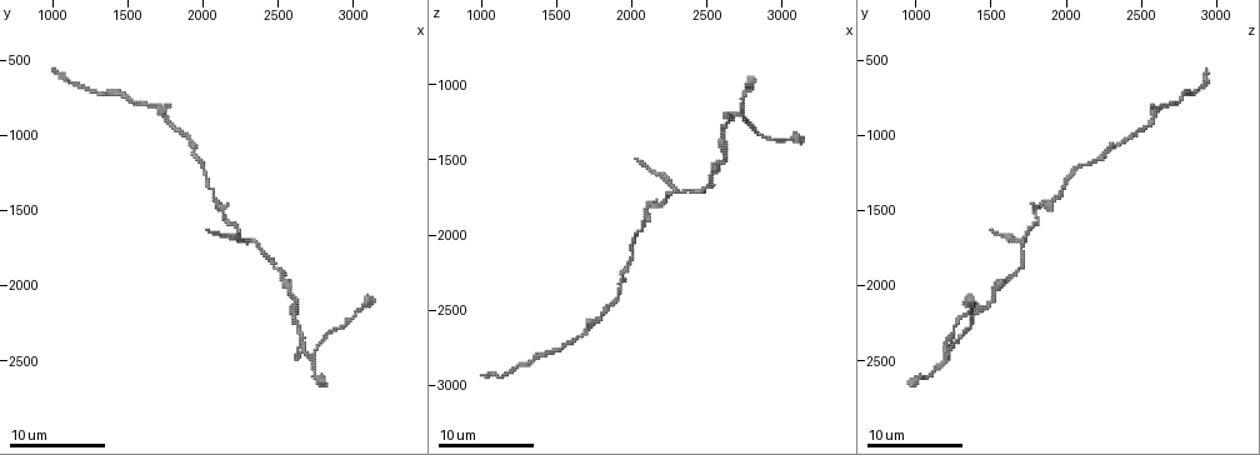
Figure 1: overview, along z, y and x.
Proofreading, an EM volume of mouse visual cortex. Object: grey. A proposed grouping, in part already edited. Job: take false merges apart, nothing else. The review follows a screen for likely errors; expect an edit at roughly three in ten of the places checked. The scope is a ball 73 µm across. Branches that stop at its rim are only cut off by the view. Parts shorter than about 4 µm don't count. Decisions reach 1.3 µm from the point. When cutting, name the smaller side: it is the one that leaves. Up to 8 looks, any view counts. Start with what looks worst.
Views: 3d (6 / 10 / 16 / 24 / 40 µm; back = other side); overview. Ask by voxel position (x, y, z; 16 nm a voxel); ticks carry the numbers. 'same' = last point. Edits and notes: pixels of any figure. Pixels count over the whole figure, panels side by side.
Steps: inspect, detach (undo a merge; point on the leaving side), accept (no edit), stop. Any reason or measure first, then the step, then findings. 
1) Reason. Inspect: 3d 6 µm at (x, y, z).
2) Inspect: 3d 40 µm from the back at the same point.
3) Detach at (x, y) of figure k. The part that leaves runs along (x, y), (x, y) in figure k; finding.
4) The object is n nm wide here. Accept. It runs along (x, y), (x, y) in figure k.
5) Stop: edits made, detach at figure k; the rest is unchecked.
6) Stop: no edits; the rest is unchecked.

Branch point. Inspect: 3d 10 µm at (2720, 2480, 1220).

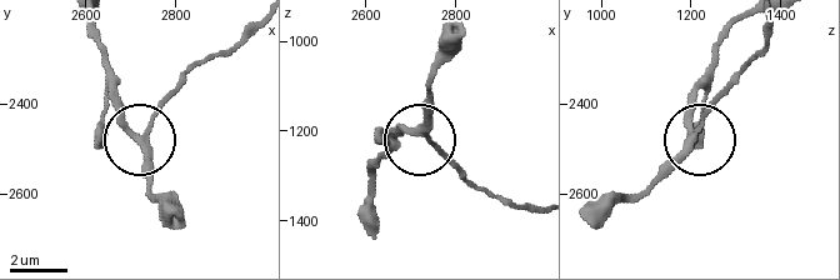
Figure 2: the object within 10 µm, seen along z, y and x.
3 arms meet here. Accept. It runs along (93, 24), (124, 124), (143, 160), (150, 200) in figure 2; continuous, no second neuron.

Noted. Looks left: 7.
A fork. Inspect: 3d 6 µm at (2280, 1700, 1700).

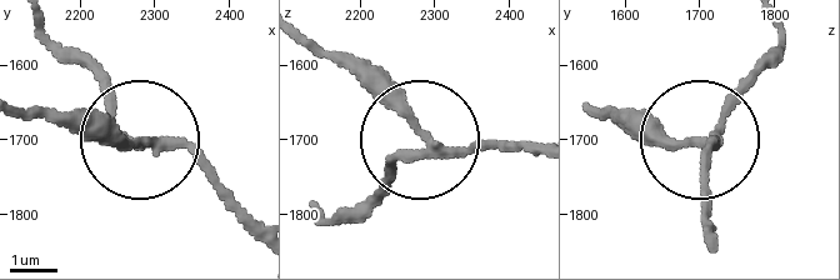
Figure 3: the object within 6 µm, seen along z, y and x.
Inspect: 3d 6 µm from the back at (2290, 1705, 1695).

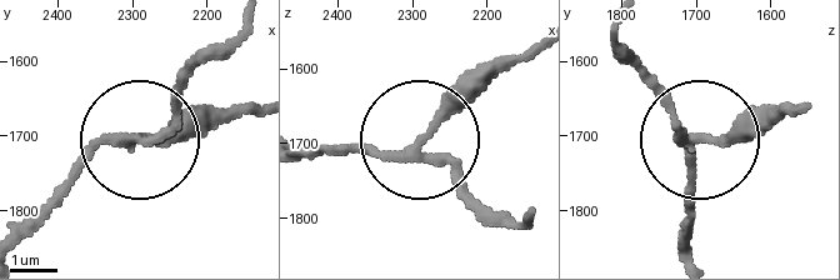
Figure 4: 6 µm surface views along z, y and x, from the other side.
The side arm is 6 µm long. Detach at (460, 100) of figure 4. The part that leaves runs along (419, 145), (535, 53) in figure 4; a second neuron is stuck on.

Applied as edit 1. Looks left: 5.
Inspect: overview.

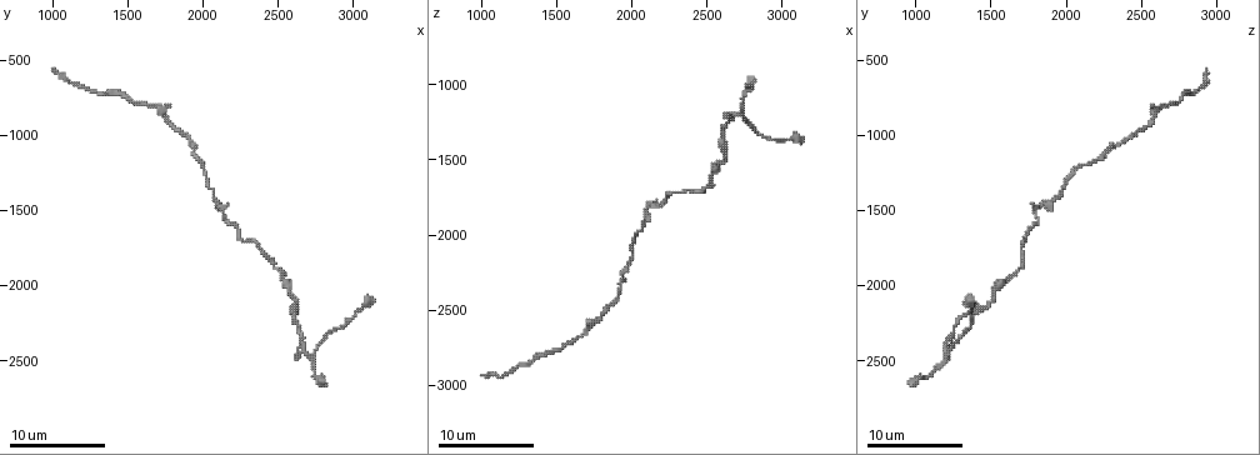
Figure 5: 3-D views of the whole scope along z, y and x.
Inspect: 3d 16 µm at (2100, 1480, 1800).

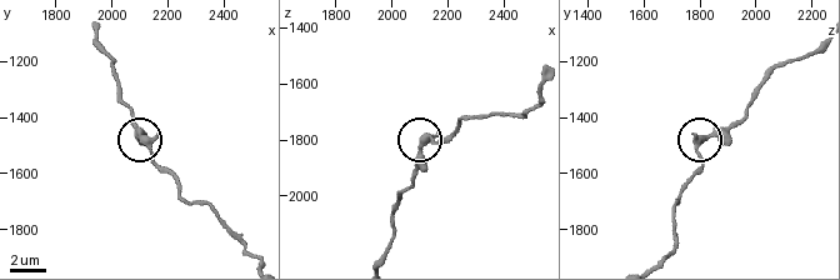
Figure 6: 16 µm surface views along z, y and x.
Accept. All the same neuron.

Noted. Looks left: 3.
Sudden change in width. Inspect: 3d 10 µm at (2540, 1940, 1620).

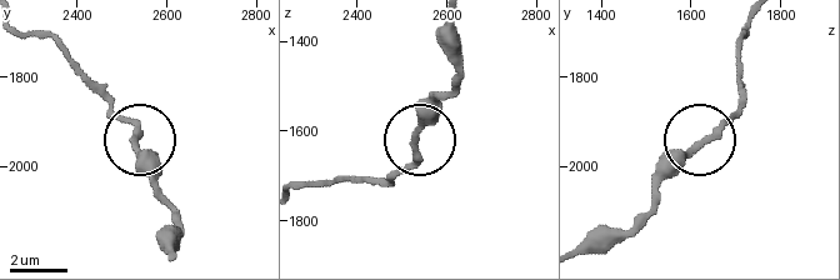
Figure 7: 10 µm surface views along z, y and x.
Accept. It runs along (23, 34), (51, 39), (101, 94), (135, 134), (153, 185) in figure 7; all the same neuron.

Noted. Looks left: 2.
Stop: edits made, detach at figure 4; the rest is unchecked.

